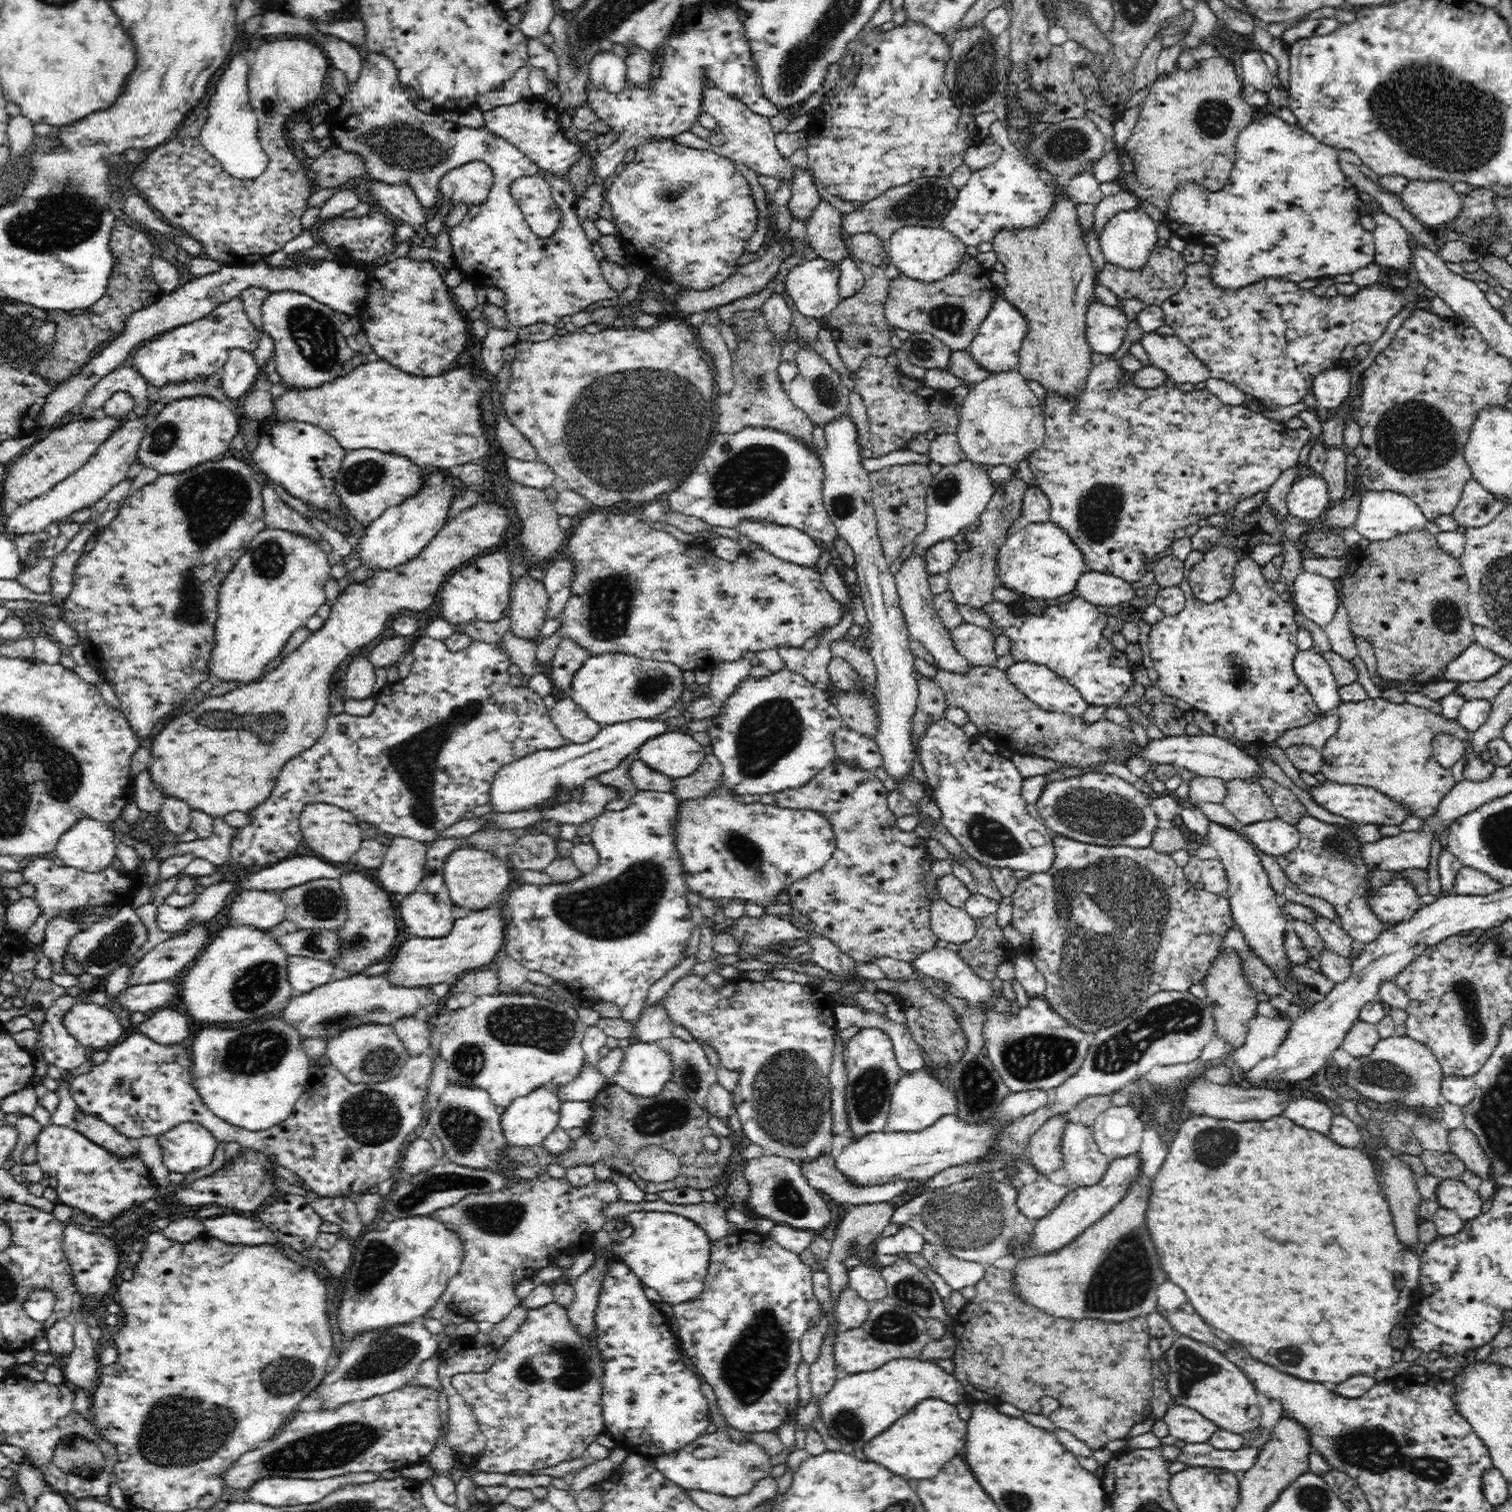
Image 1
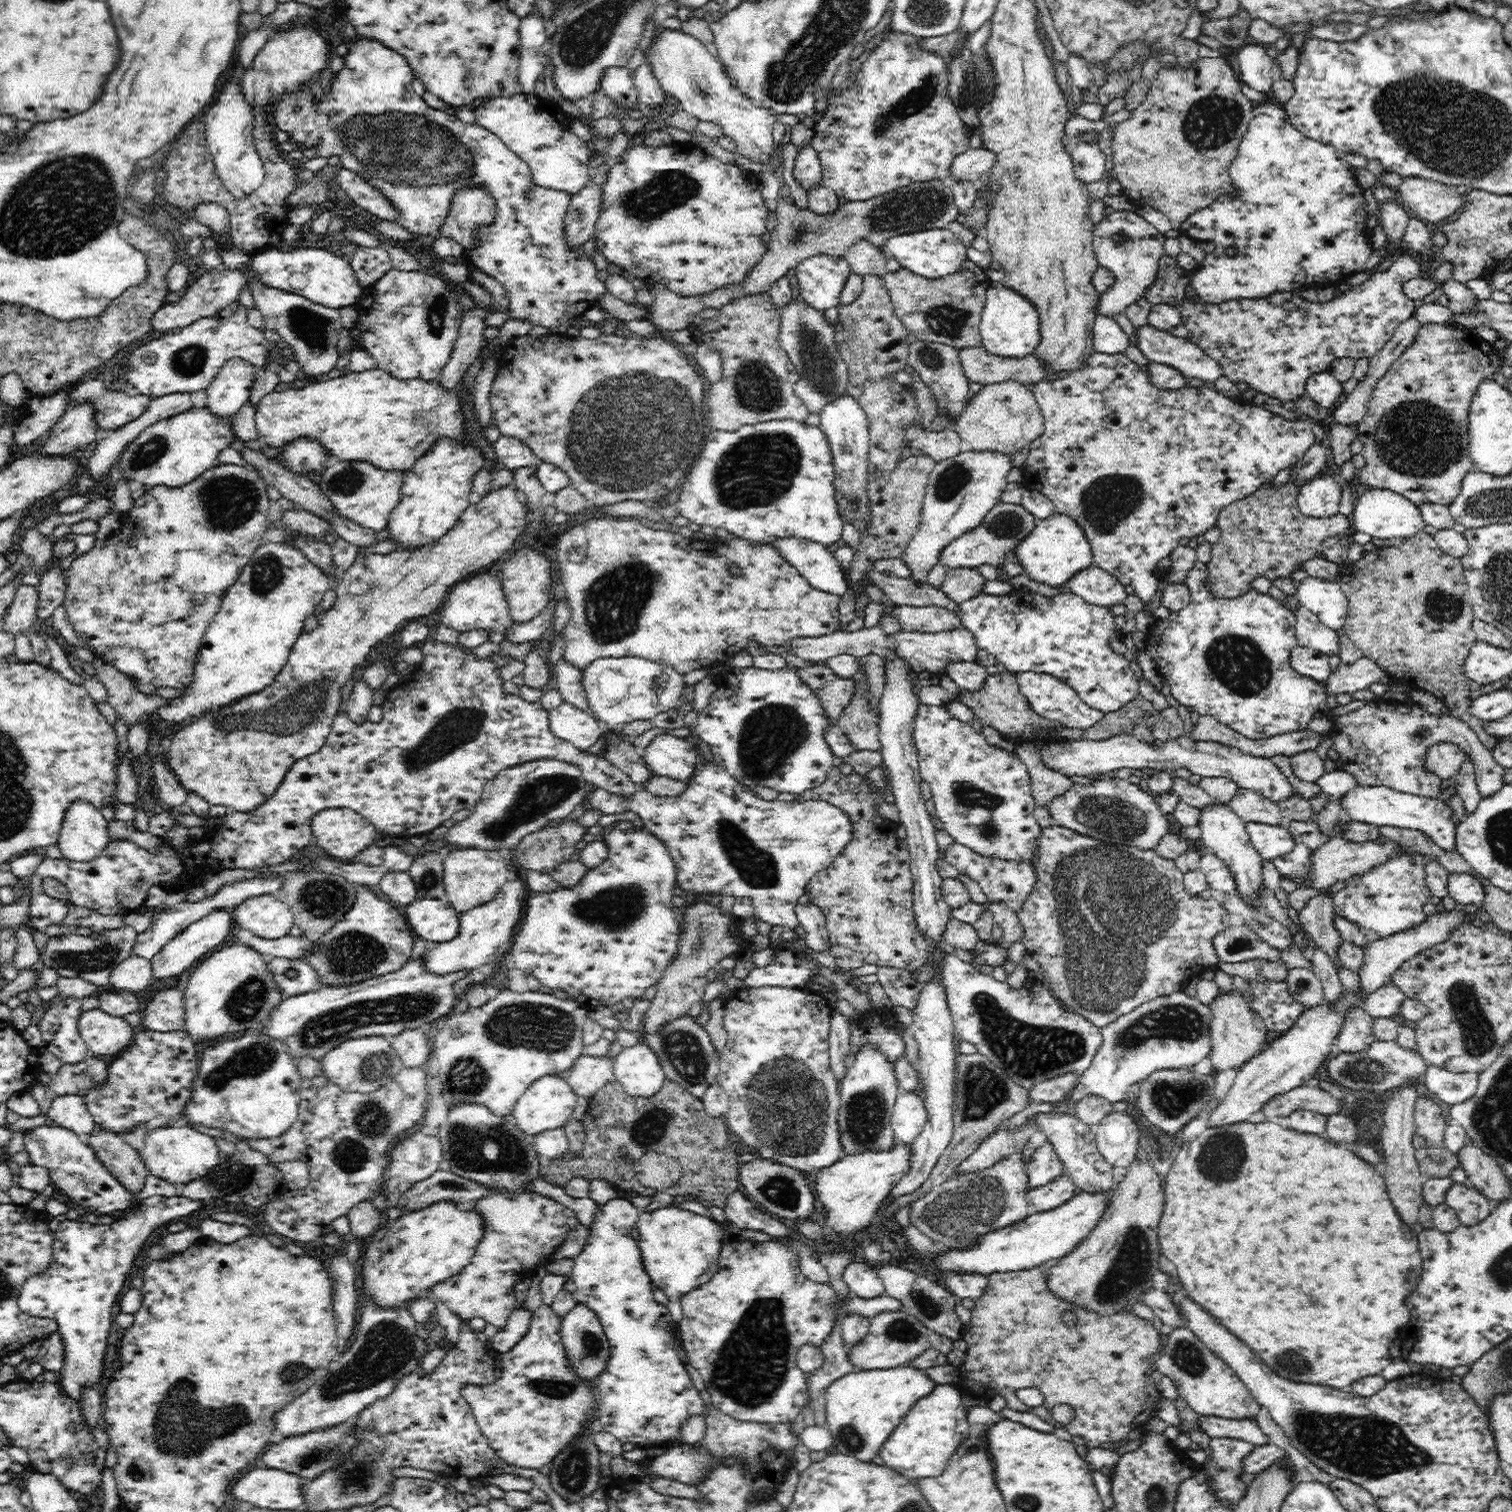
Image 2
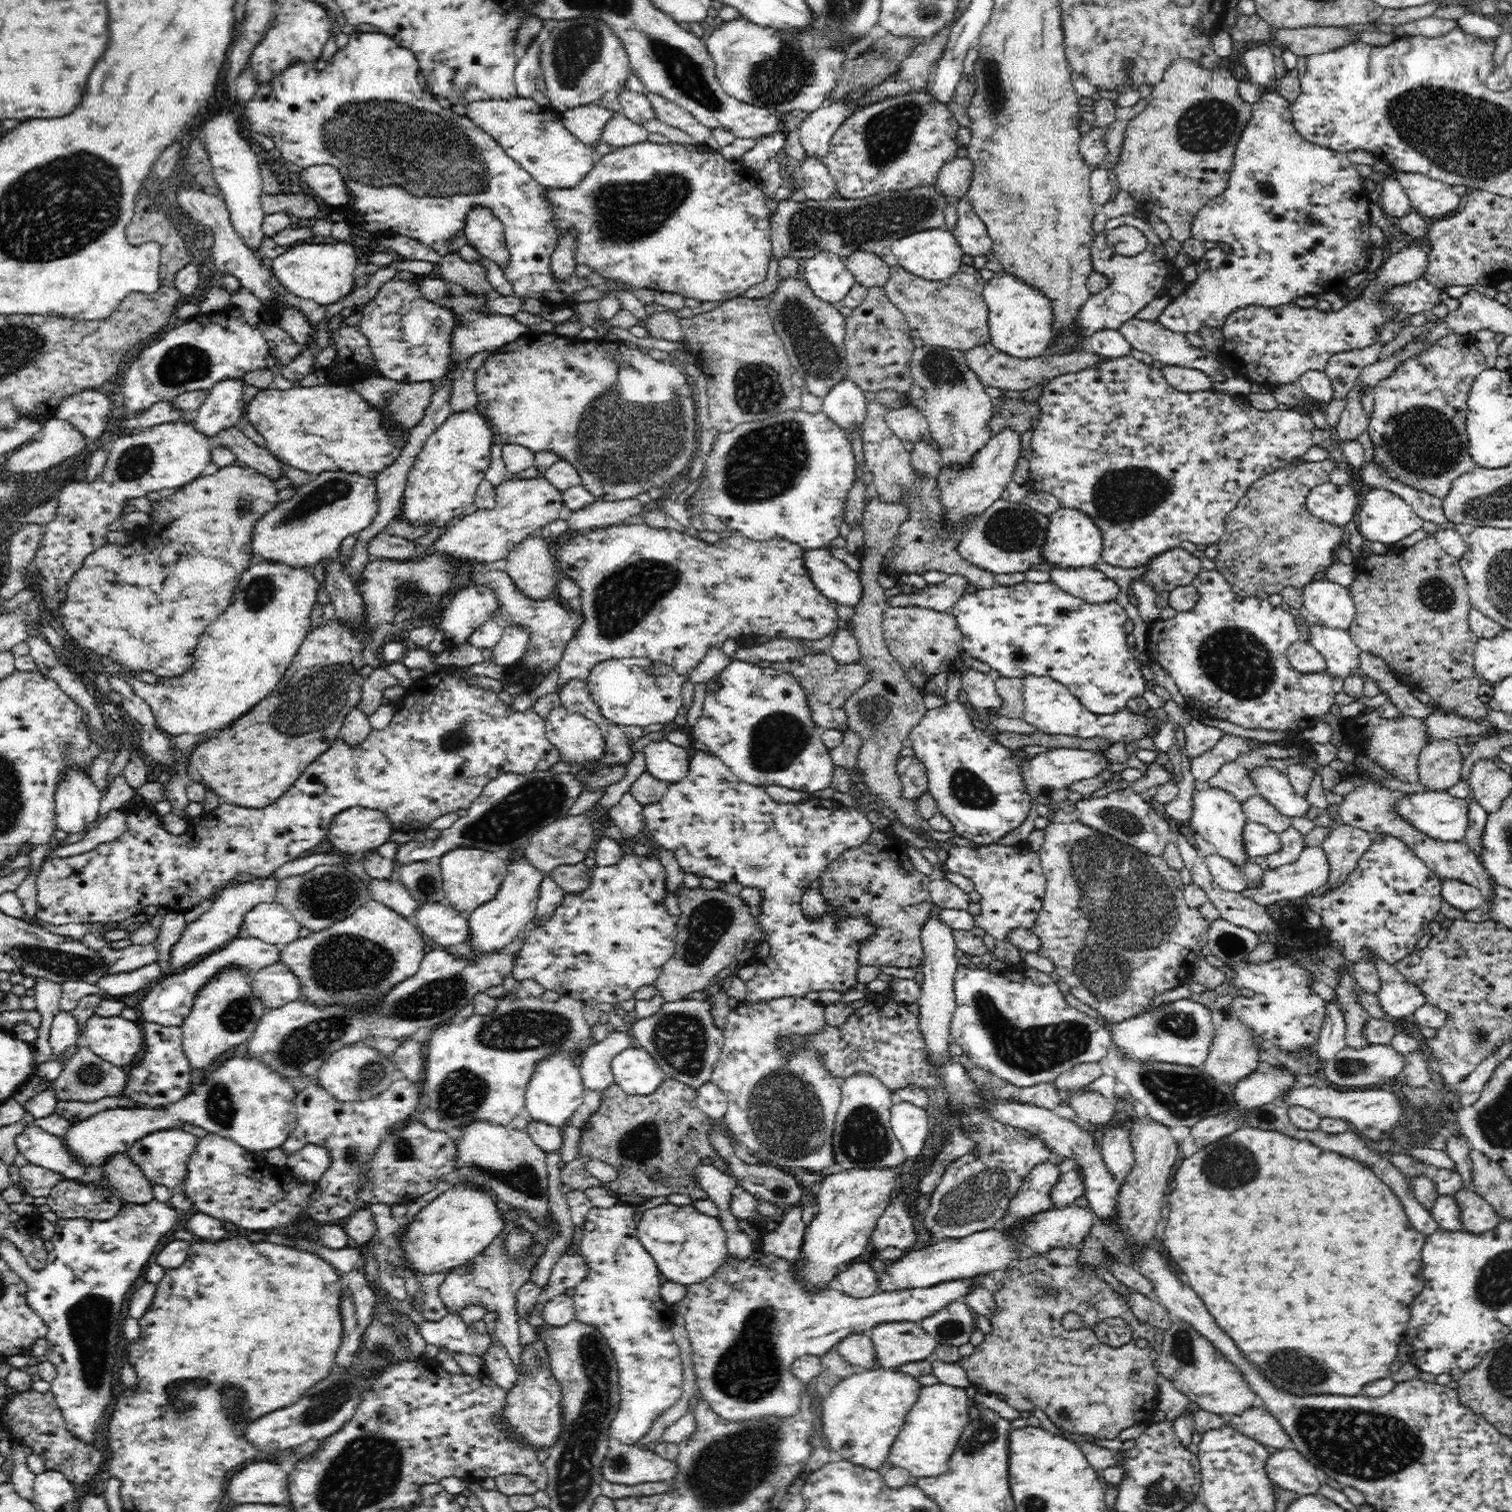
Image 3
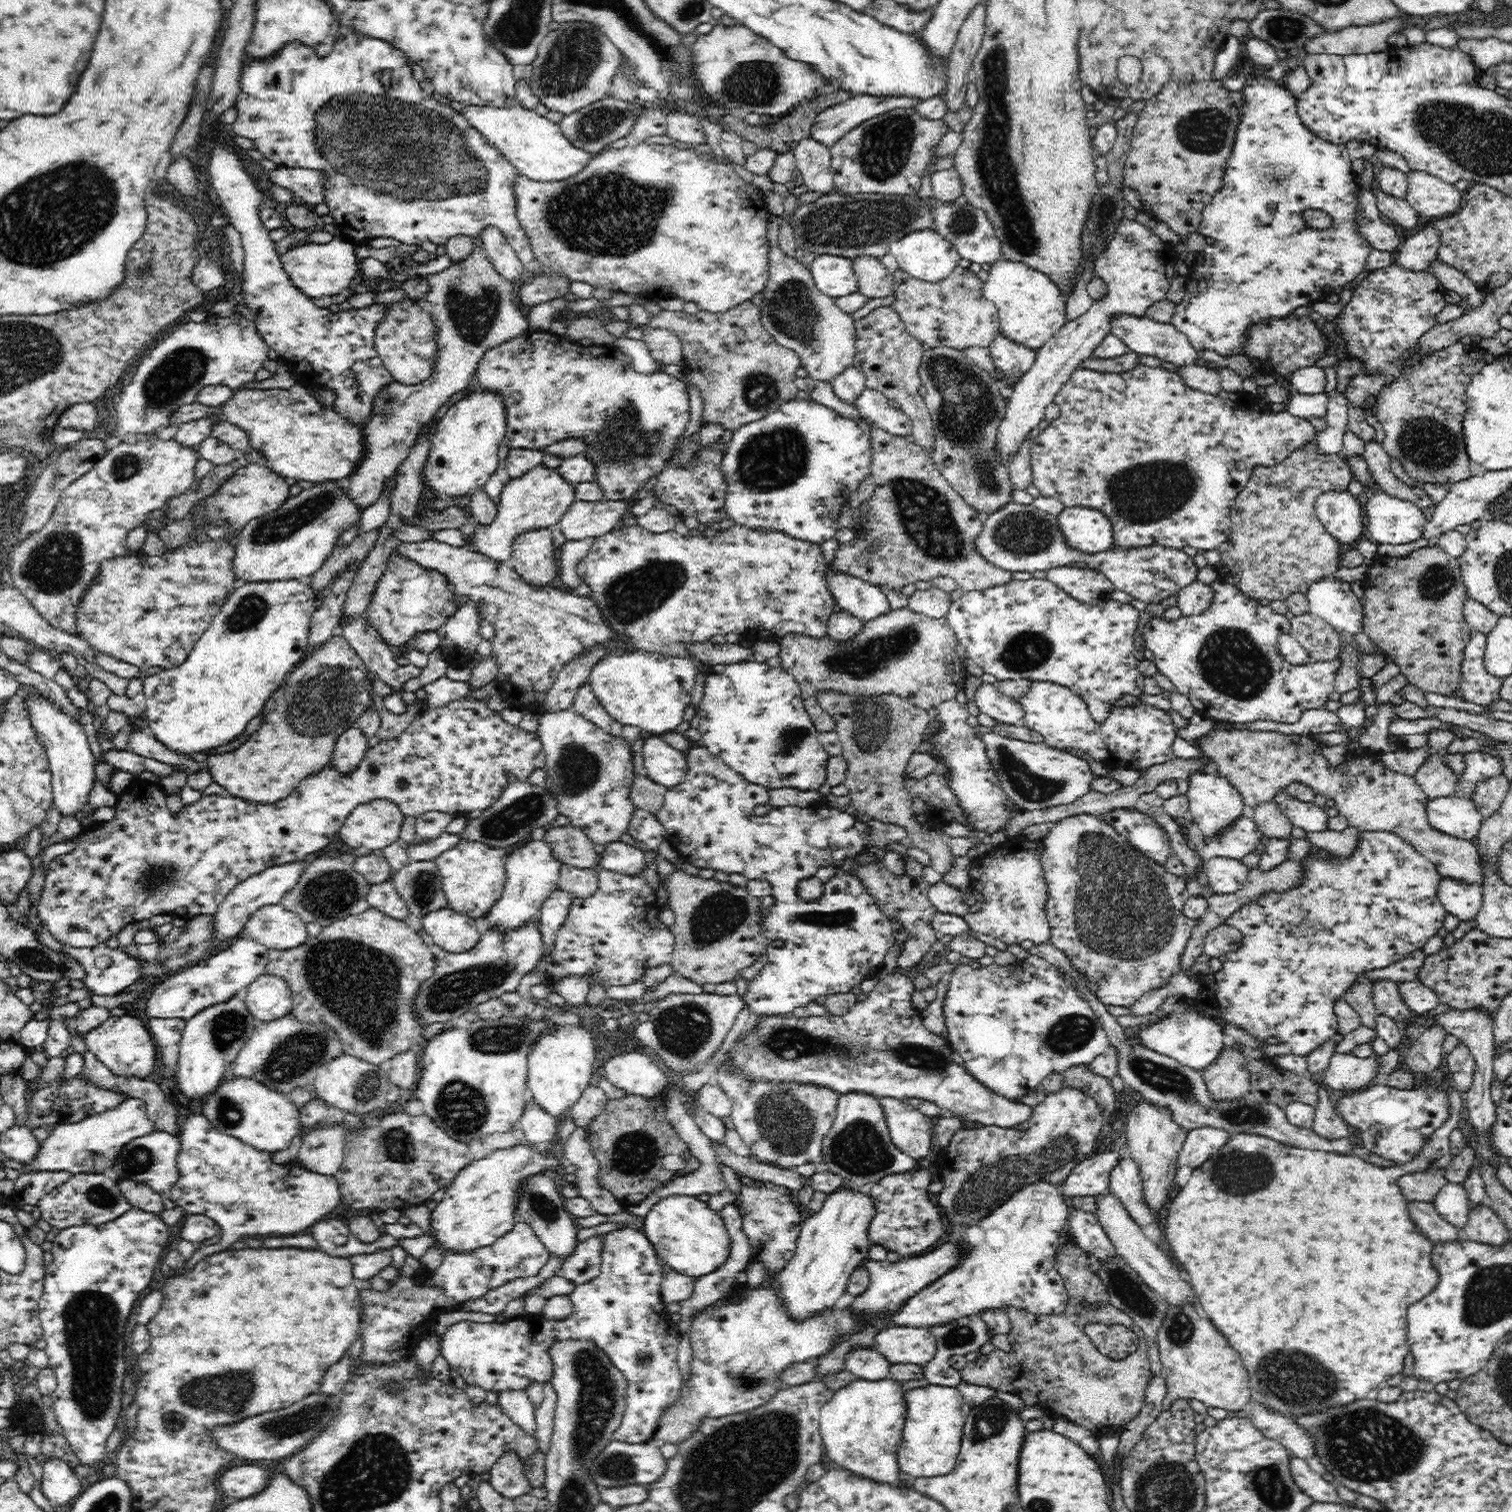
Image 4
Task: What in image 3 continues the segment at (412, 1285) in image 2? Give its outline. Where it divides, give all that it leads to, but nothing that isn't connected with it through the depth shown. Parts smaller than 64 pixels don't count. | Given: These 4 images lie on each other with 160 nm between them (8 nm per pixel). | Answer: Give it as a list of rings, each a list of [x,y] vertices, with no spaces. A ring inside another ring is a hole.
[[[468,1183],[434,1198],[420,1210],[406,1228],[408,1244],[402,1244],[406,1258],[422,1274],[447,1273],[470,1263],[500,1232],[504,1225],[502,1212],[490,1192],[479,1191]]]

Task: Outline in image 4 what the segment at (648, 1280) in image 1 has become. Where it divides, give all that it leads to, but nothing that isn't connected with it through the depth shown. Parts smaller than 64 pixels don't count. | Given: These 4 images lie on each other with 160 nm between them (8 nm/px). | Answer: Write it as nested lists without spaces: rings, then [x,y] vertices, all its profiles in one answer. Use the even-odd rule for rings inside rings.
[[[668,1196],[660,1203],[657,1203],[644,1217],[644,1235],[652,1243],[652,1246],[672,1270],[679,1274],[698,1278],[717,1270],[728,1258],[730,1252],[730,1235],[727,1231],[725,1222],[718,1212],[711,1210],[709,1205],[697,1196]]]

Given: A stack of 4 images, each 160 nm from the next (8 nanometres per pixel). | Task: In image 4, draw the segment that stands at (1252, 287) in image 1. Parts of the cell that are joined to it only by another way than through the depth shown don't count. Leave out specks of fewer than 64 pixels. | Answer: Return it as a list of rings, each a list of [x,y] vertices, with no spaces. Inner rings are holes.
[[[1427,224],[1400,246],[1393,261],[1411,271],[1426,271],[1430,261],[1436,259],[1439,246],[1439,232]],[[1294,315],[1284,318],[1270,318],[1268,321],[1260,321],[1258,324],[1252,324],[1246,330],[1248,340],[1244,344],[1244,350],[1248,354],[1251,362],[1260,364],[1262,360],[1266,360],[1268,364],[1276,366],[1274,372],[1282,374],[1288,378],[1290,372],[1297,371],[1299,368],[1315,365],[1318,356],[1322,356],[1326,352],[1326,338],[1322,336],[1320,328],[1316,326],[1310,318],[1294,318]]]

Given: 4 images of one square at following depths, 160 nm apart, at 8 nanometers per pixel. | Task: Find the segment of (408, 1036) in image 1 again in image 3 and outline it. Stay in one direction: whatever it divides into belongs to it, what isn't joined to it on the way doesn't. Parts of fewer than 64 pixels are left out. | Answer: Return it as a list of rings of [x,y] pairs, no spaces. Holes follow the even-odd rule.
[[[408,1039],[391,1054],[400,1074],[420,1082],[425,1069],[424,1043]]]

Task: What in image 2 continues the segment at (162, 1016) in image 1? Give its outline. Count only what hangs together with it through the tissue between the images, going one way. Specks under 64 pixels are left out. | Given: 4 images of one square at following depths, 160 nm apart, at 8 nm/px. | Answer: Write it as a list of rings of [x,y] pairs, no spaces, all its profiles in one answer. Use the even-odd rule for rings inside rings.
[[[174,986],[174,988],[160,990],[159,987],[144,1006],[141,1022],[144,1028],[151,1031],[186,1031],[182,988]]]

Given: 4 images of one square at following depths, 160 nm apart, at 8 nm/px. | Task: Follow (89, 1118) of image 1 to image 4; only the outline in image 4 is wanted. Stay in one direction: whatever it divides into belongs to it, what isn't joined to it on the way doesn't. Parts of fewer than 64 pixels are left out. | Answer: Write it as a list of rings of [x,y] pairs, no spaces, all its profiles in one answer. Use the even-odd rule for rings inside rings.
[[[130,1179],[118,1180],[117,1182],[122,1195],[133,1208],[156,1214],[165,1210],[163,1204],[165,1195],[156,1193],[148,1186]]]

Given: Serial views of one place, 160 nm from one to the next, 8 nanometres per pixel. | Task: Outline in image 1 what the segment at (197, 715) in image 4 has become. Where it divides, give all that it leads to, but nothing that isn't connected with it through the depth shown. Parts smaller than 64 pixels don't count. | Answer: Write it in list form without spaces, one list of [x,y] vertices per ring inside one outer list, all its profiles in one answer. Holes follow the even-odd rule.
[[[267,527],[260,530],[220,588],[210,681],[246,685],[261,680],[292,632],[304,626],[324,604],[324,586],[331,579],[330,572],[328,554],[308,536],[286,529]]]

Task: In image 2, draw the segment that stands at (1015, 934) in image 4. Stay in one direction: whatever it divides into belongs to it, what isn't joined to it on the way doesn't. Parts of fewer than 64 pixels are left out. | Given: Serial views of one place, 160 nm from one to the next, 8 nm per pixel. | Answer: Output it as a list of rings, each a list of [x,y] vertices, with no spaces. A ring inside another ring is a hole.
[[[953,842],[945,850],[945,861],[958,869],[959,874],[965,874],[975,880],[989,902],[1003,902],[1015,913],[1026,902],[1026,896],[1032,892],[1036,882],[1036,871],[1033,863],[990,858],[974,852],[972,849]]]

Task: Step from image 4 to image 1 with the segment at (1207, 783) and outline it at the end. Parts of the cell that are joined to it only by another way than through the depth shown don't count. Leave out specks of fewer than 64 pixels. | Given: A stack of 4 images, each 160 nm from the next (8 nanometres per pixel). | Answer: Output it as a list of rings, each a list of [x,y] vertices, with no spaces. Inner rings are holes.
[[[1208,821],[1203,833],[1210,846],[1216,849],[1218,859],[1224,865],[1227,886],[1230,886],[1228,902],[1232,908],[1232,919],[1240,926],[1246,943],[1252,947],[1252,952],[1256,952],[1274,972],[1282,974],[1284,966],[1292,964],[1288,962],[1284,945],[1289,923],[1284,910],[1280,910],[1274,900],[1277,894],[1256,853],[1256,847],[1247,840],[1245,835],[1216,822]]]

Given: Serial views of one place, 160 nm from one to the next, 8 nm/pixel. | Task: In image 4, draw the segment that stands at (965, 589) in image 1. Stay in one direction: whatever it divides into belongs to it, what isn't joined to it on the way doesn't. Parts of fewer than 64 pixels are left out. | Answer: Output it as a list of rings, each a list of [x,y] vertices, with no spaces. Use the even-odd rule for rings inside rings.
[[[933,586],[928,590],[916,590],[908,596],[907,607],[918,614],[937,619],[947,615],[955,596],[956,594]]]

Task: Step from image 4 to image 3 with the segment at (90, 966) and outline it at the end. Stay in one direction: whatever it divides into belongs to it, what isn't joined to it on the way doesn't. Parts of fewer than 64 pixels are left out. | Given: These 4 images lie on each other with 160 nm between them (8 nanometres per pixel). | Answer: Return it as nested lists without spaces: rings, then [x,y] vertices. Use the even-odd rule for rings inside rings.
[[[84,934],[82,941],[94,952],[97,952],[105,964],[109,965],[107,975],[132,972],[136,968],[142,968],[146,964],[156,963],[158,960],[155,941],[145,945],[134,945],[118,950],[110,947],[110,941],[106,941],[100,934]]]

